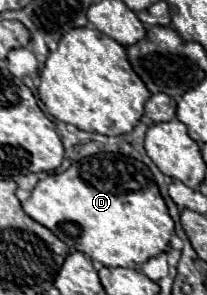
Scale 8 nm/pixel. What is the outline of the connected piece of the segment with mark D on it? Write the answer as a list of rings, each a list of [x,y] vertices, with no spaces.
[[[100,153],[80,163],[72,163],[62,173],[46,175],[36,183],[32,195],[22,203],[22,209],[40,225],[48,227],[70,249],[86,253],[92,261],[104,267],[130,267],[140,269],[150,257],[156,257],[168,249],[174,233],[174,221],[168,215],[168,207],[152,179],[150,169],[122,153]]]

